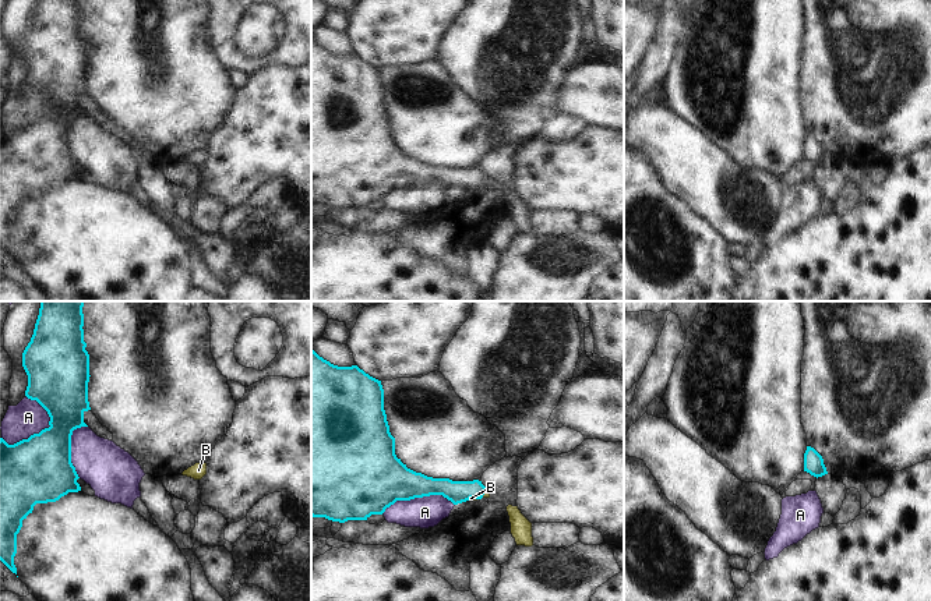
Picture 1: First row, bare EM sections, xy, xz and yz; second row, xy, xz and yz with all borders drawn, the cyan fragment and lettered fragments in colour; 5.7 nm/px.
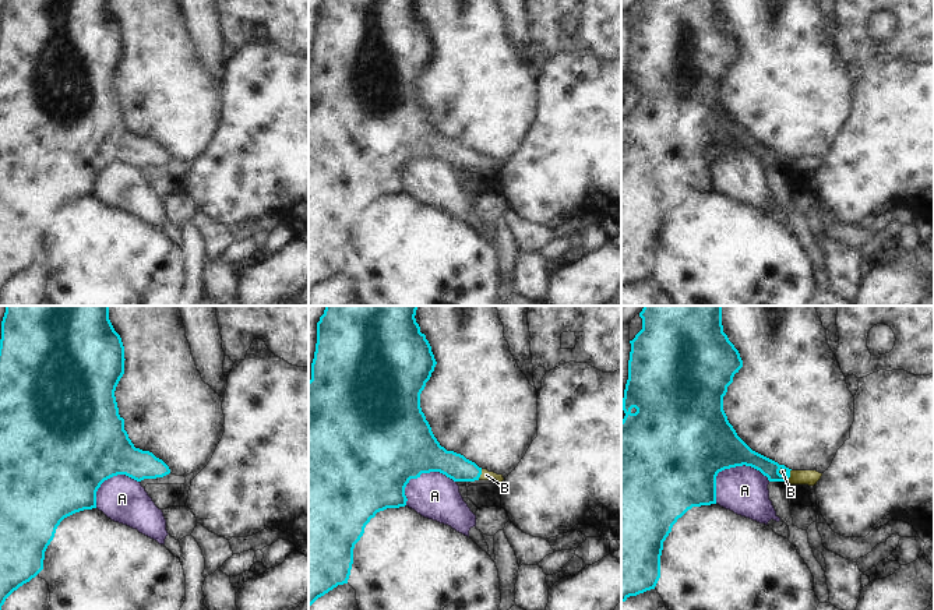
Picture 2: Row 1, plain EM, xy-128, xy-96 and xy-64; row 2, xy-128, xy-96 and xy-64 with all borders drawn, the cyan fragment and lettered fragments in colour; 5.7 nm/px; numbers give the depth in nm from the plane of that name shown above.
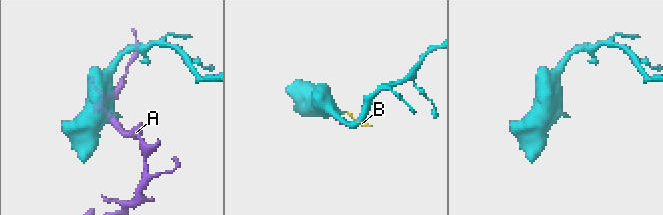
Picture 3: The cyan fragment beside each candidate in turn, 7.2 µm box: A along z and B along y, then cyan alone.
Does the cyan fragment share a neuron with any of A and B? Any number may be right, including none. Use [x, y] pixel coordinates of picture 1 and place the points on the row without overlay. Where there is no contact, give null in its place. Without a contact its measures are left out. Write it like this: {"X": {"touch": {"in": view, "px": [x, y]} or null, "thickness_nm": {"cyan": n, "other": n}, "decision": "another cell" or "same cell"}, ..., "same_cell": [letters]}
{"A": {"touch": {"in": "xy", "px": [34, 122]}, "thickness_nm": {"cyan": 380, "other": 200}, "decision": "another cell"}, "B": {"touch": {"in": "xz", "px": [472, 184]}, "thickness_nm": {"cyan": 130, "other": 20}, "decision": "same cell"}, "same_cell": ["B"]}

